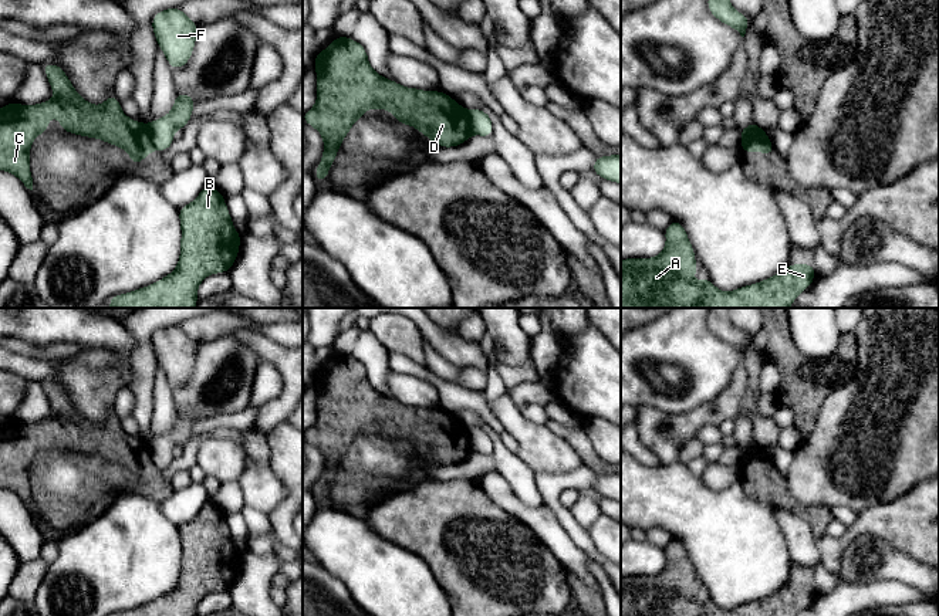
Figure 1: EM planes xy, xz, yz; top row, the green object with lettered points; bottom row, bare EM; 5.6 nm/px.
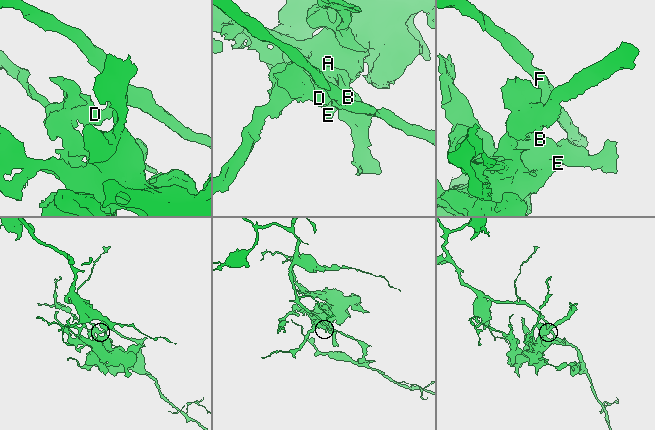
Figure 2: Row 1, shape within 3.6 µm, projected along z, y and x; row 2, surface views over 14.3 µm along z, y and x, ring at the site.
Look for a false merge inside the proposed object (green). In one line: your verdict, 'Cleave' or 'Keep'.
Cleave

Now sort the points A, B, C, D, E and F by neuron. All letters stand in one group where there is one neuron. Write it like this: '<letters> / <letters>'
A B C D E / F

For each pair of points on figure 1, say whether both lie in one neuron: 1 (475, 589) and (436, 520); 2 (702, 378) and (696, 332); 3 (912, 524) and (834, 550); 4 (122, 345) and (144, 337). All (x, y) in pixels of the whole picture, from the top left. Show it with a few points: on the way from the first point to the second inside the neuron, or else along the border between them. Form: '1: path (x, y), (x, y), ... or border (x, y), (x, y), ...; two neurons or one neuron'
1: path (475, 572), (475, 558), (453, 537); one neuron
2: path (696, 366), (696, 344); one neuron
3: path (892, 524), (867, 524), (854, 531); one neuron
4: border (120, 324), (135, 341), (135, 348), (128, 358); two neurons

